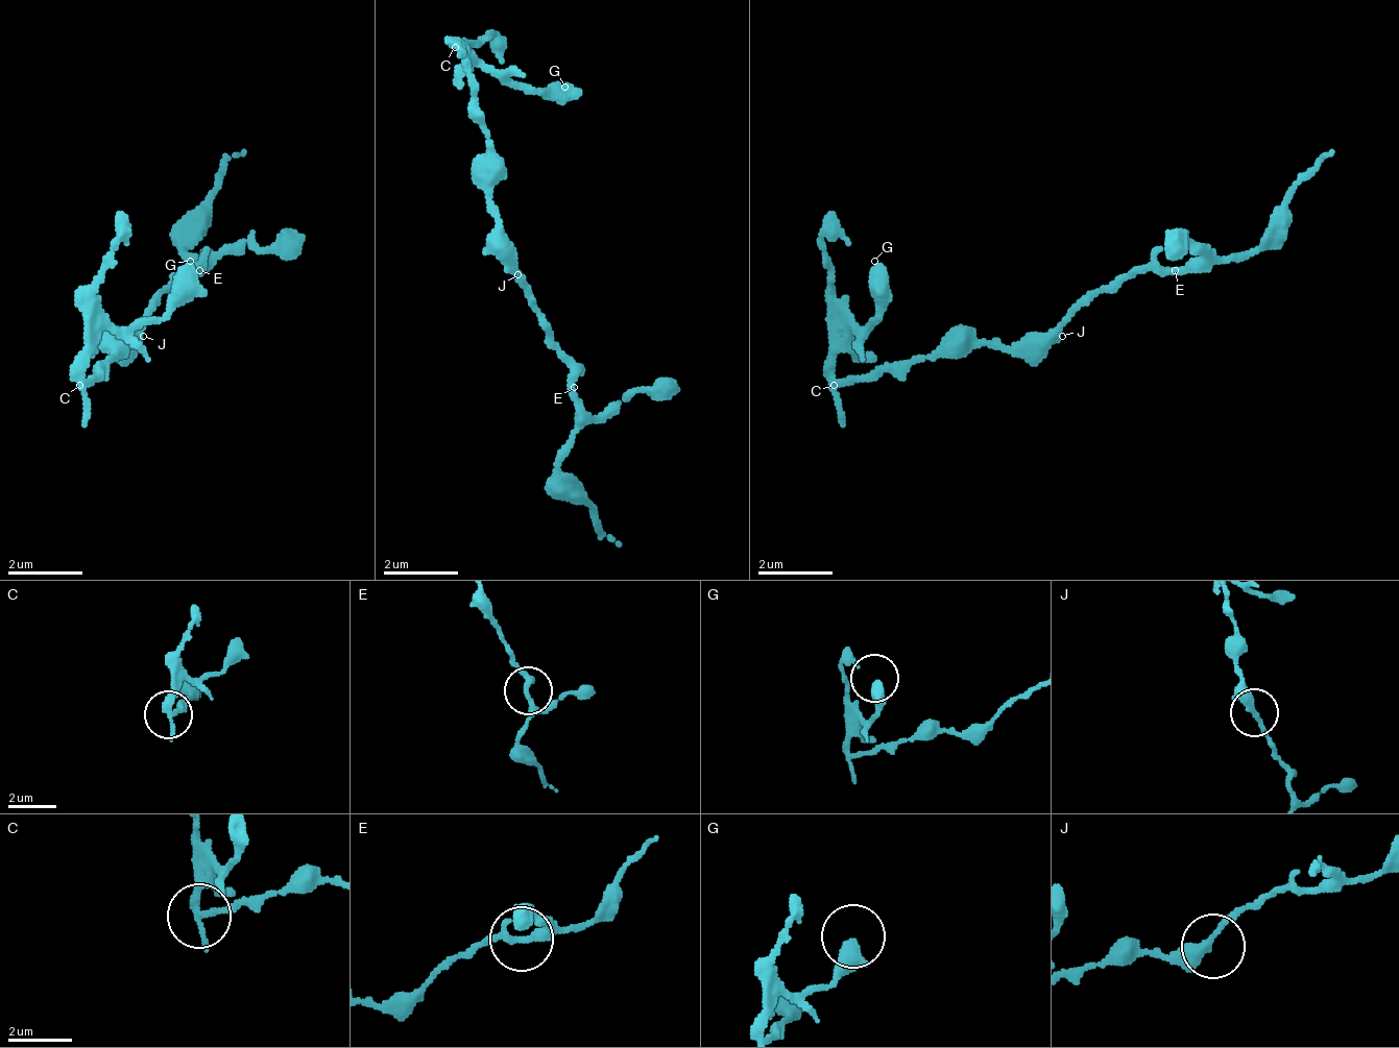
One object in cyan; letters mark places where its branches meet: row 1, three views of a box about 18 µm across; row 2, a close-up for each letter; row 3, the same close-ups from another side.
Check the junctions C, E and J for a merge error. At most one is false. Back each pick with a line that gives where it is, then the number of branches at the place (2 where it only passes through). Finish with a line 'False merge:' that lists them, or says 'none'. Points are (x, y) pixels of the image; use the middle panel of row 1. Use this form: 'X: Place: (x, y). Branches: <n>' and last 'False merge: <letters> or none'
C: Place: (455, 47). Branches: 2
False merge: C

